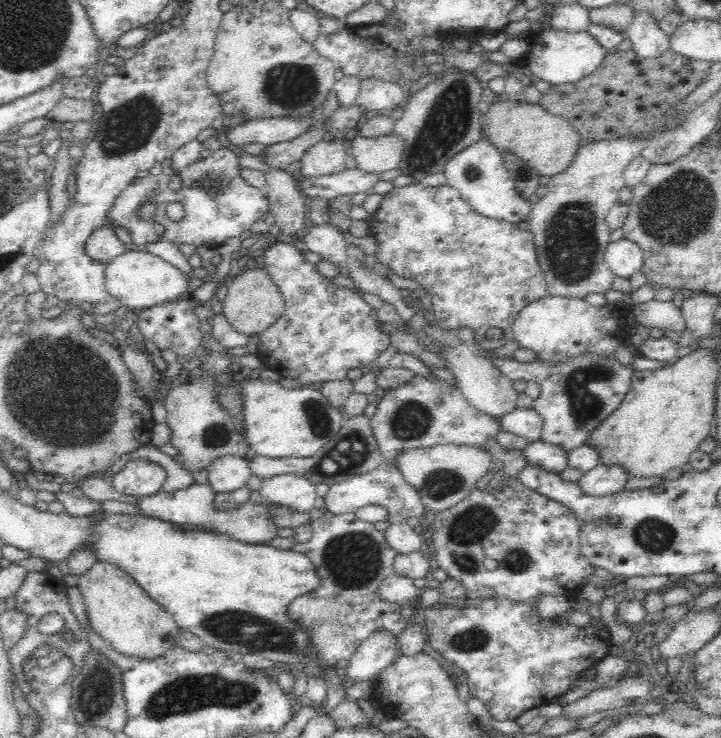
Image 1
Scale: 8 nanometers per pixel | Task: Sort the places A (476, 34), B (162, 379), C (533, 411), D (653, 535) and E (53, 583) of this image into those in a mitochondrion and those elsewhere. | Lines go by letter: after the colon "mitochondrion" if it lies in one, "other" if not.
A: other
B: other
C: other
D: mitochondrion
E: other

